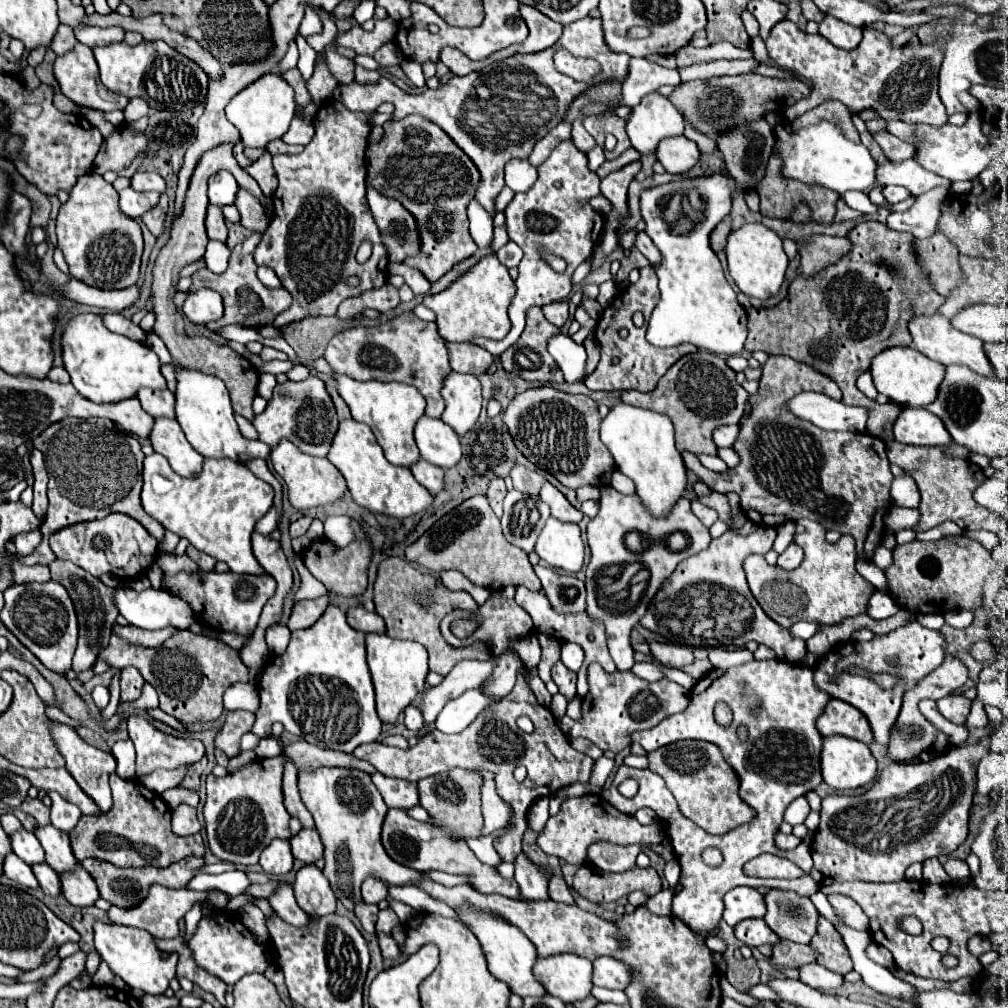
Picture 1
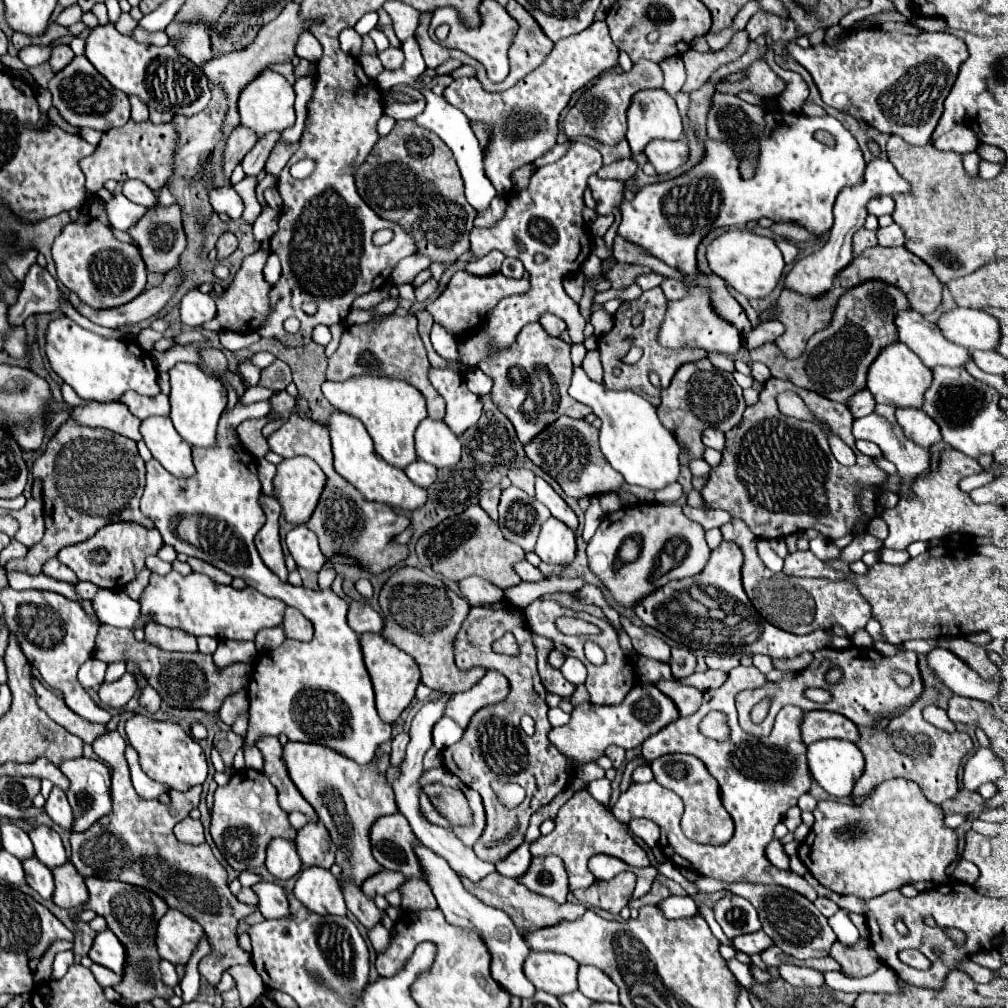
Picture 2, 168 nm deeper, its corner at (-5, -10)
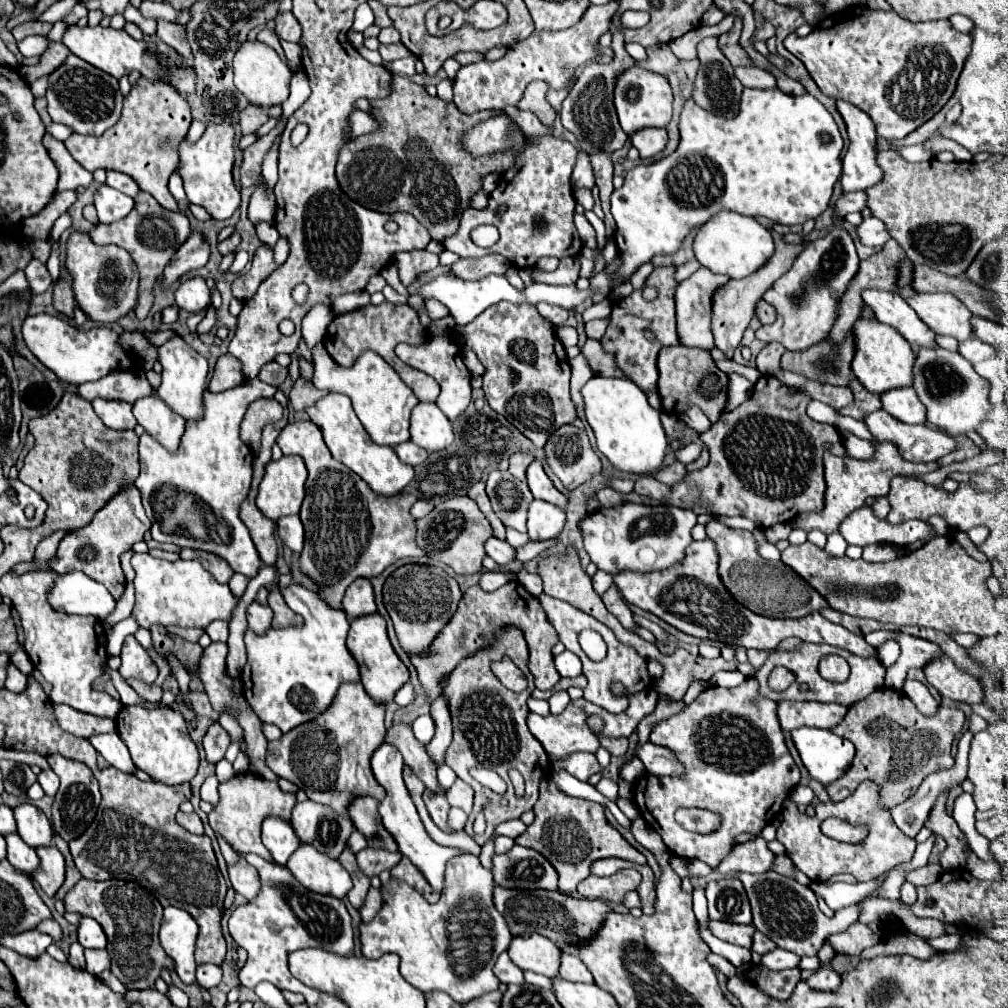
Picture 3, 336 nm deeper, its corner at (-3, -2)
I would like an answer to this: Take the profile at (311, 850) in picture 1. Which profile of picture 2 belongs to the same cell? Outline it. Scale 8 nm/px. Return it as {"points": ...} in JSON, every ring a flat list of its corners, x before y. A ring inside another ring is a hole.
{"points":[[310,821,306,823,298,835,296,835,296,847,302,863,306,867,318,865,324,869,330,869,336,859,336,845,332,843,328,829,324,827,322,821]]}

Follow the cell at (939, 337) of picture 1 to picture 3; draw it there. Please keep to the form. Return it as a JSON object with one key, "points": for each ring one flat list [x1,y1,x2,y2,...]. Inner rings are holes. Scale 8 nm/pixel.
{"points":[[866,289,862,293,864,303,874,311,876,319,894,327,912,347,936,347,936,335,926,327,916,311,892,291,876,291]]}

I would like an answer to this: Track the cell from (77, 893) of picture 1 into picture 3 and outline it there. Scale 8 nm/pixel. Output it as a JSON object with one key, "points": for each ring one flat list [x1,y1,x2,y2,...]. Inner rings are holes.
{"points":[[54,845,52,847,40,847,40,849,36,849,36,853,40,857,40,867,32,875,32,879,38,881,38,885,42,887,42,891,46,895,54,897,64,883,64,871,66,871,64,855]]}

